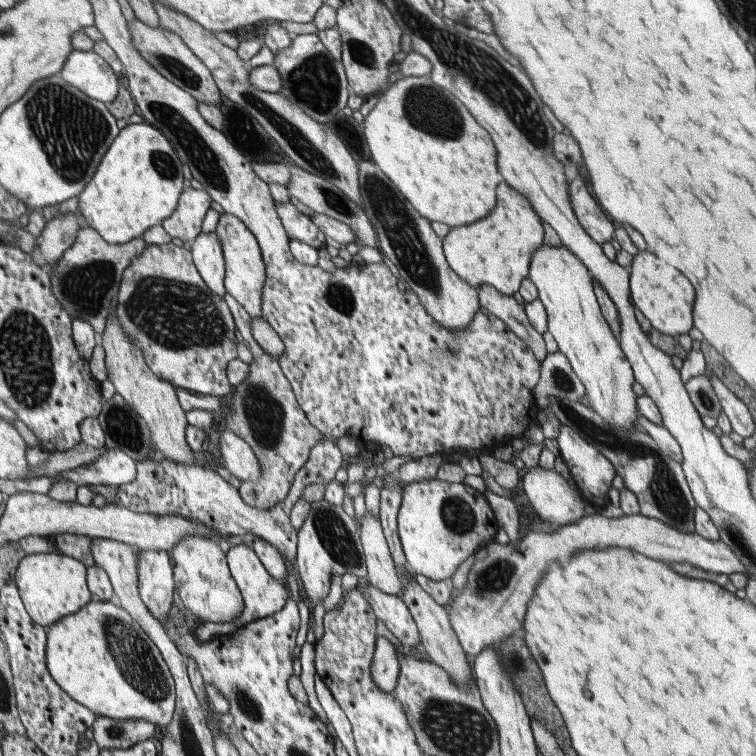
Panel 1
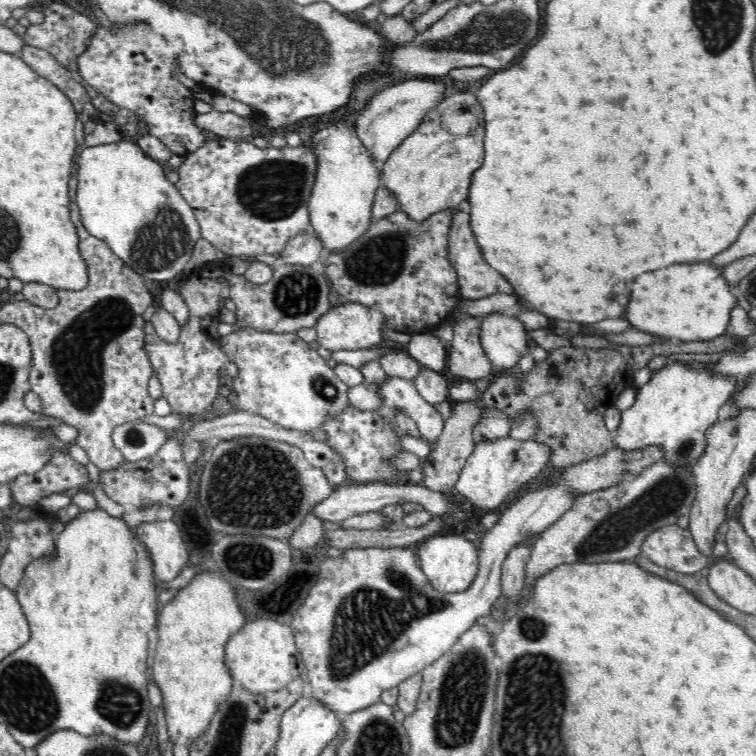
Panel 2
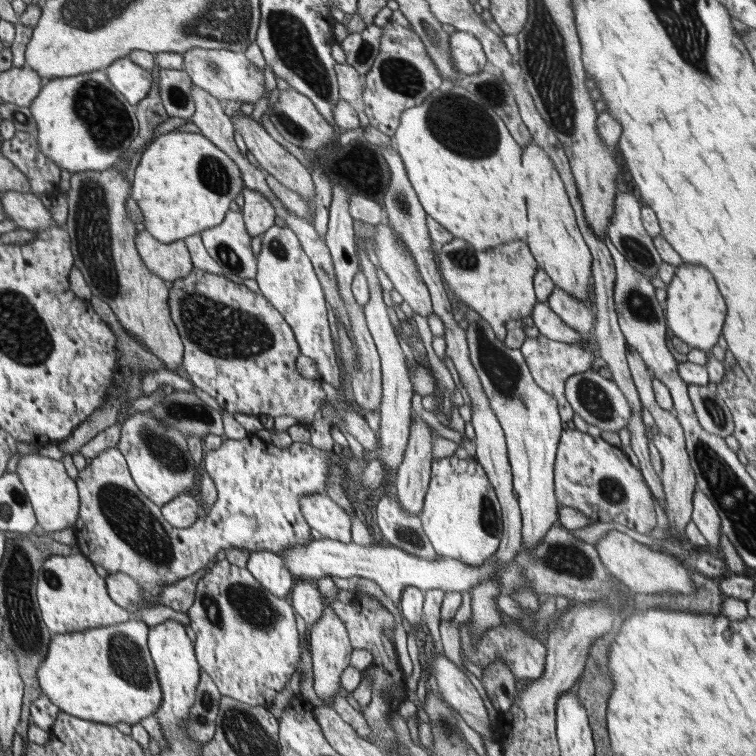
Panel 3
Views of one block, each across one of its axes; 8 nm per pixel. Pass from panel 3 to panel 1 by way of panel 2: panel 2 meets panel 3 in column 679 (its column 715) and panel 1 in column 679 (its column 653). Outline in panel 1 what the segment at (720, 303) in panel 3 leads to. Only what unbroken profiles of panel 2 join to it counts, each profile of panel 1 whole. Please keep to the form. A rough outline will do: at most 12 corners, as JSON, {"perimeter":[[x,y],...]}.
{"perimeter":[[650,252],[633,255],[630,296],[662,334],[687,336],[694,288]]}

